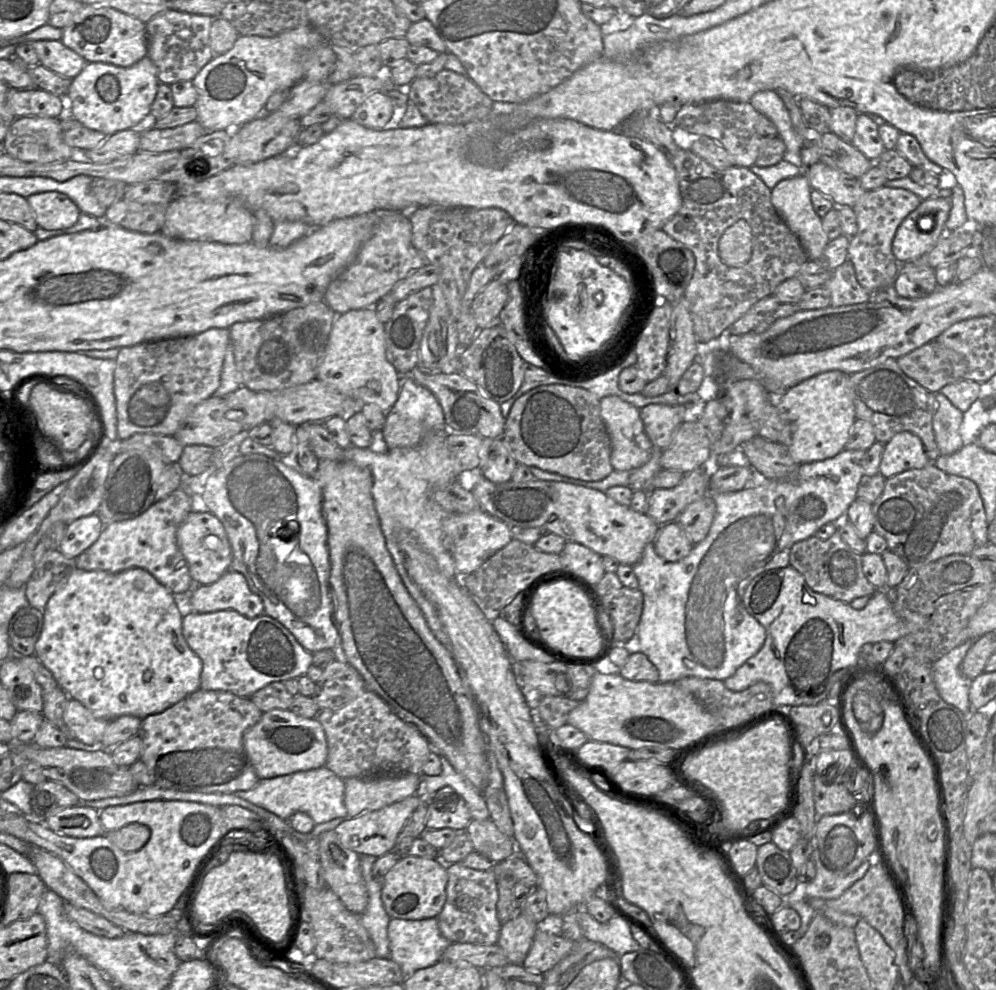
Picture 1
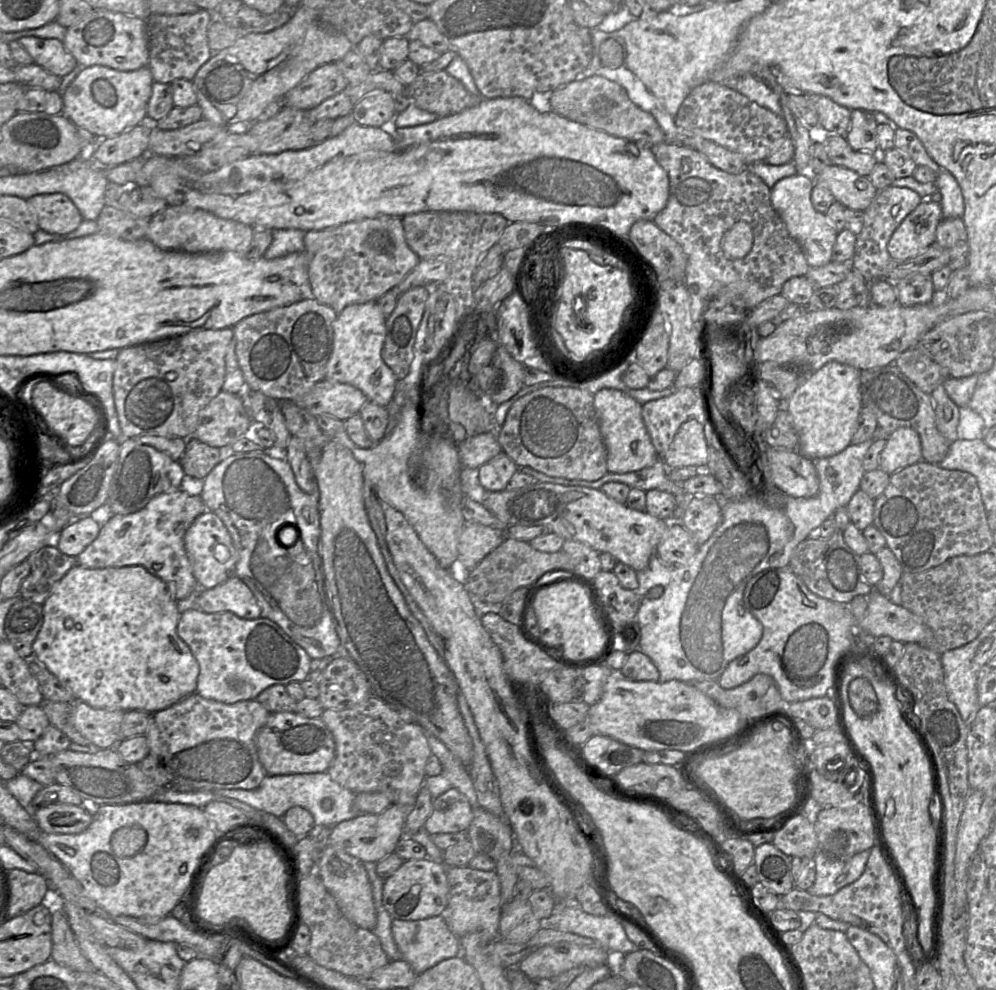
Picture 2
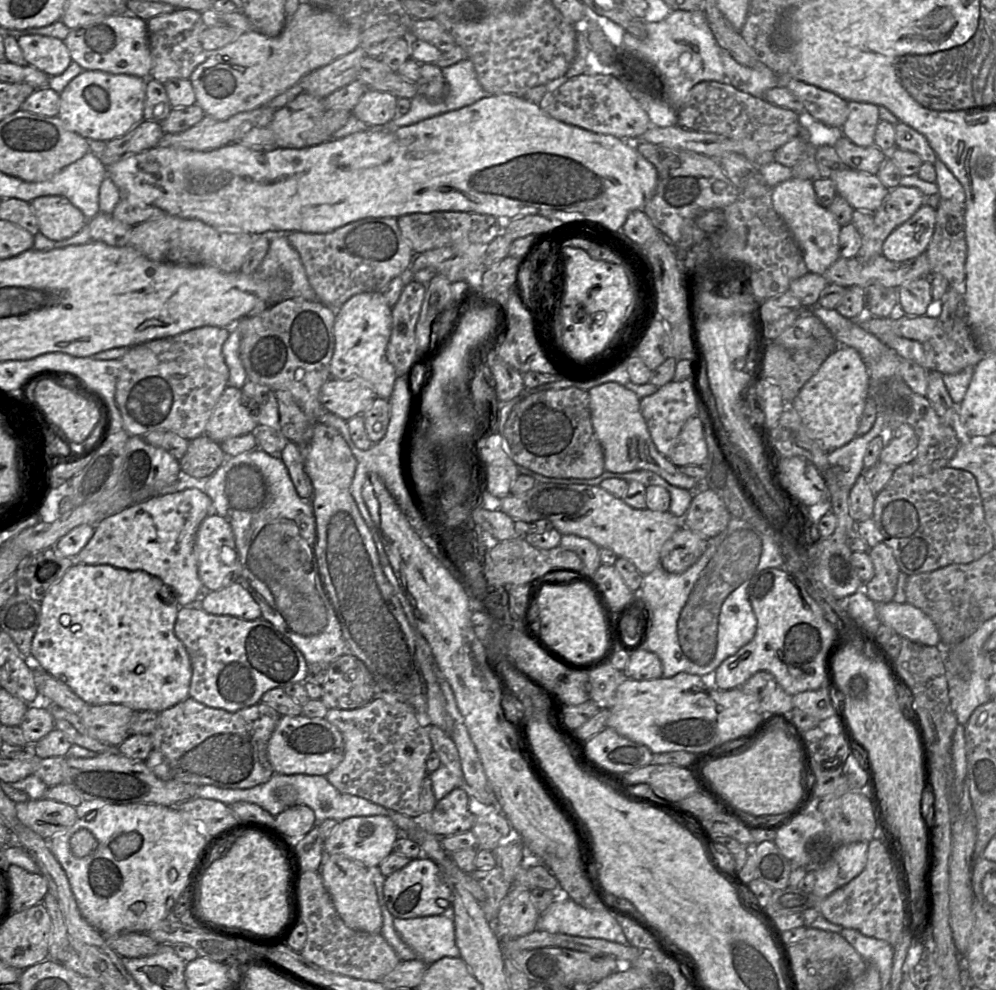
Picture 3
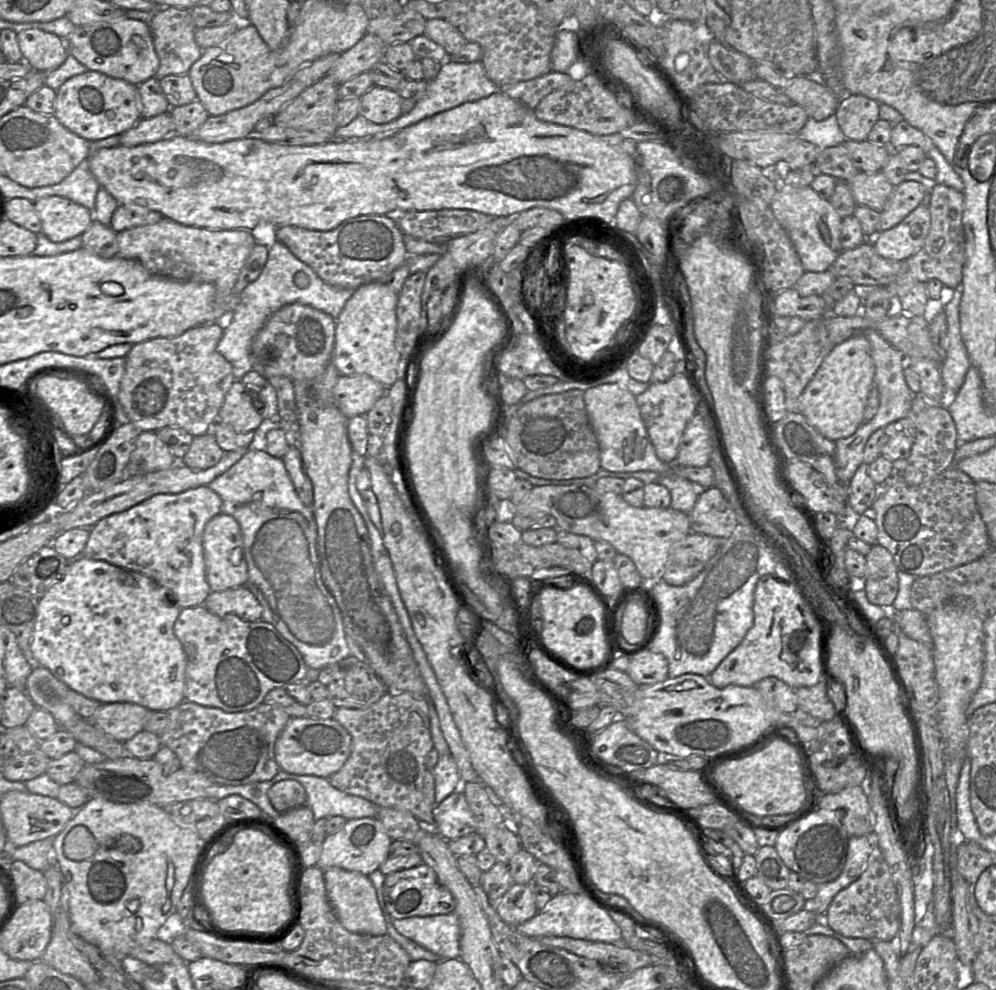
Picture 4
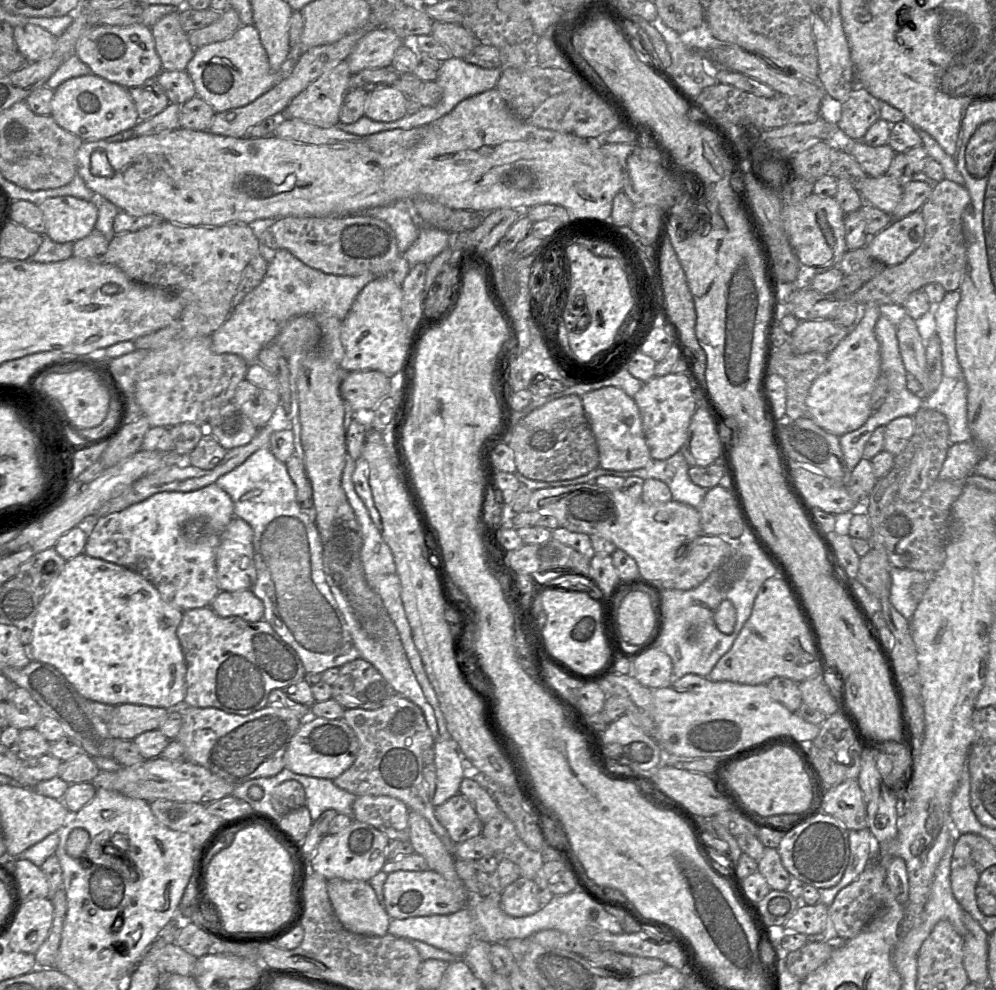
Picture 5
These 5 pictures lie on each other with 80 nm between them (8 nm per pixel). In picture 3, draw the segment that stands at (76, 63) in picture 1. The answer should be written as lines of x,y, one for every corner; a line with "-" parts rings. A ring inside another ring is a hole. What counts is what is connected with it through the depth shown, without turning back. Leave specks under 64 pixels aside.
34,34
20,36
17,41
27,64
49,77
62,74
72,62
64,41
58,38

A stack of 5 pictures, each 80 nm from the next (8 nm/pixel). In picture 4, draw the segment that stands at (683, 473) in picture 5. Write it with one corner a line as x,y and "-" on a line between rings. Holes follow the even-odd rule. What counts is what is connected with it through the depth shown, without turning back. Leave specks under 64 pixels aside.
519,468
513,470
517,478
529,481
534,487
547,485
568,486
595,484
597,480
603,477
613,477
624,480
632,477
642,481
644,484
659,483
664,485
671,493
670,507
686,514
689,514
692,511
700,491
707,489
698,484
694,484
687,478
674,472
672,469
670,473
657,473
653,471
610,472
601,468
596,474
590,477
561,480
534,477

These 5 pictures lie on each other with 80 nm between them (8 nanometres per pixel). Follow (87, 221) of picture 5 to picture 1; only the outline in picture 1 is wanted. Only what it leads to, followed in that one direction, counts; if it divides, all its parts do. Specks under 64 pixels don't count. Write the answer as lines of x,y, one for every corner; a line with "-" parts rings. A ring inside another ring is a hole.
41,192
26,198
35,221
44,230
63,230
72,227
81,214
77,205
65,194

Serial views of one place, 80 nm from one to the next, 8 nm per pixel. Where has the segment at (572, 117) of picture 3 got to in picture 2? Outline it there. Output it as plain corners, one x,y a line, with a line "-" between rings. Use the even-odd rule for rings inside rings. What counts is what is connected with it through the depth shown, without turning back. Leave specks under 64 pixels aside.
604,76
580,77
554,90
550,96
551,111
566,117
569,120
587,125
591,128
604,131
610,135
625,138
631,141
643,142
650,147
666,141
666,134
654,117
647,111
634,104
625,89
618,83

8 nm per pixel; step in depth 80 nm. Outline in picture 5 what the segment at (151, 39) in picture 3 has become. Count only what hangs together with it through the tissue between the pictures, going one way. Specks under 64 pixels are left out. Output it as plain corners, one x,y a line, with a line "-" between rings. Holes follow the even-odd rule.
179,13
167,14
151,27
156,52
166,71
186,70
196,50
181,26

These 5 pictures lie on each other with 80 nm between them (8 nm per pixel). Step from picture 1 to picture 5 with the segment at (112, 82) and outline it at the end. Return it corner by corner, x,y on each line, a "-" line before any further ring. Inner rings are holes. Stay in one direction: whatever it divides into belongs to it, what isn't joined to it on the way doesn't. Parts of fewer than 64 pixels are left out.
95,74
75,77
54,90
50,116
62,129
83,141
99,141
133,129
139,122
129,90

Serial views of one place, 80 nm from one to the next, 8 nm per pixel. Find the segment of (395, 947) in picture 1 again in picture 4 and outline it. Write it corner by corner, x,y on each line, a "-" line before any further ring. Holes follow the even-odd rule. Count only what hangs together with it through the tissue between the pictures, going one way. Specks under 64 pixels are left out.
454,912
392,920
398,933
441,959
459,959
460,925

